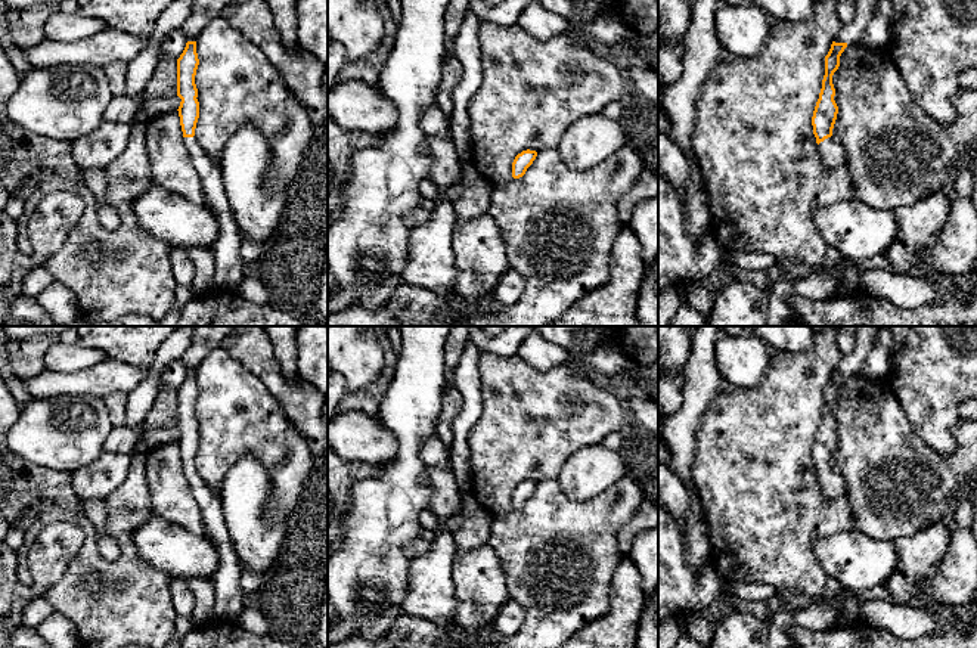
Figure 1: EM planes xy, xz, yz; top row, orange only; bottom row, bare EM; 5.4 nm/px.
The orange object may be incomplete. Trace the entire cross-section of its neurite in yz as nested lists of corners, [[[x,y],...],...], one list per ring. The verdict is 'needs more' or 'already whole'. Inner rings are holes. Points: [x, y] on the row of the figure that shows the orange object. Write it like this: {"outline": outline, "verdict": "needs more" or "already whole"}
{"outline": [[[857,0],[853,21],[843,27],[835,35],[828,55],[825,56],[825,75],[822,89],[816,102],[812,125],[819,155],[826,168],[835,170],[846,162],[844,151],[840,142],[832,136],[838,106],[834,100],[835,89],[832,75],[840,66],[840,56],[849,44],[855,44],[875,16],[875,6],[880,0]]], "verdict": "needs more"}

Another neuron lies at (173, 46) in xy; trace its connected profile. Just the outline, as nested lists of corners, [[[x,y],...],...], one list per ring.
[[[179,27],[173,30],[161,44],[159,59],[168,58],[177,61],[186,47],[186,35]]]

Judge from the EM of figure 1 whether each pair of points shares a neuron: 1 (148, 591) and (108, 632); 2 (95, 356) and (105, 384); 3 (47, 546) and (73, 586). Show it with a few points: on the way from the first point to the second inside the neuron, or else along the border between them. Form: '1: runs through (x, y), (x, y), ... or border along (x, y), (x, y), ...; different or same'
1: runs through (135, 591), (108, 619); same
2: border along (106, 357), (89, 368), (64, 372); different
3: border along (83, 543), (64, 574), (43, 597); different

